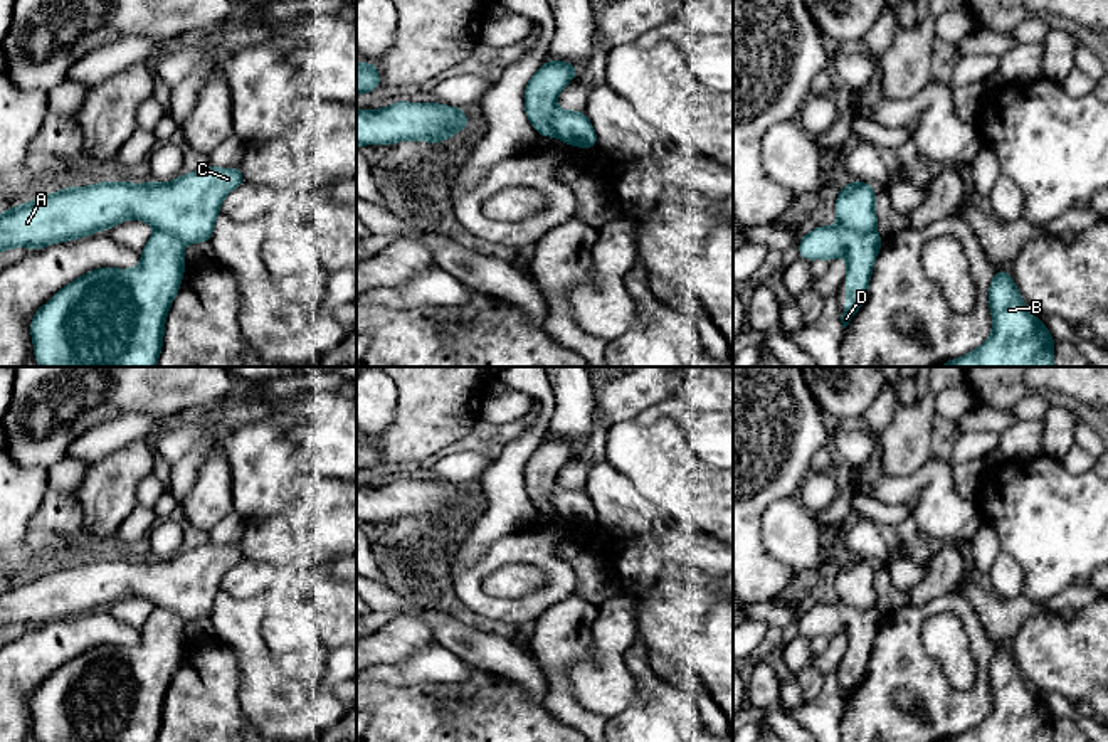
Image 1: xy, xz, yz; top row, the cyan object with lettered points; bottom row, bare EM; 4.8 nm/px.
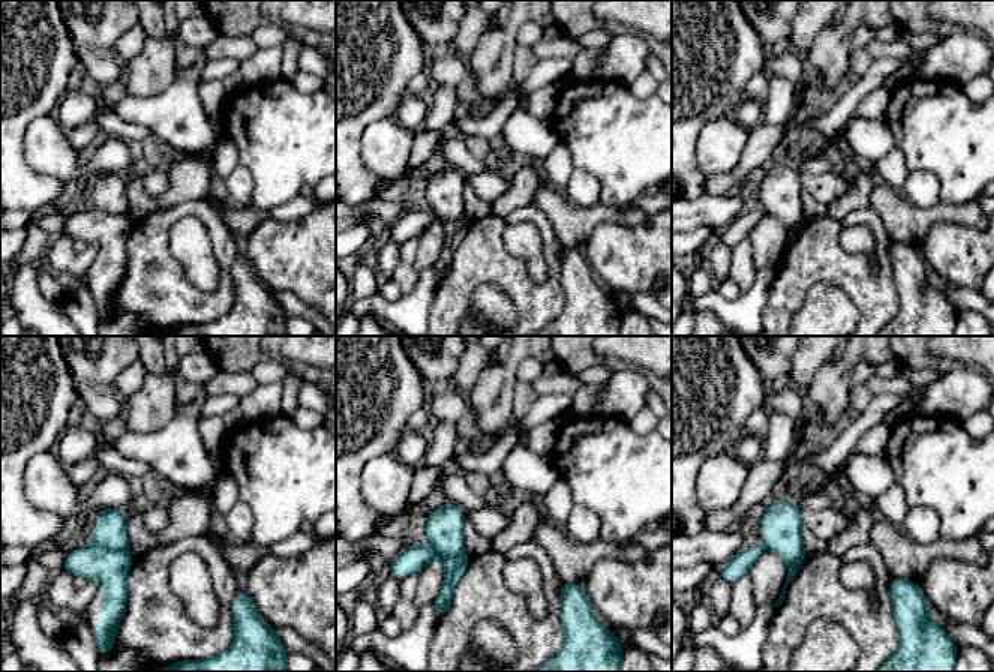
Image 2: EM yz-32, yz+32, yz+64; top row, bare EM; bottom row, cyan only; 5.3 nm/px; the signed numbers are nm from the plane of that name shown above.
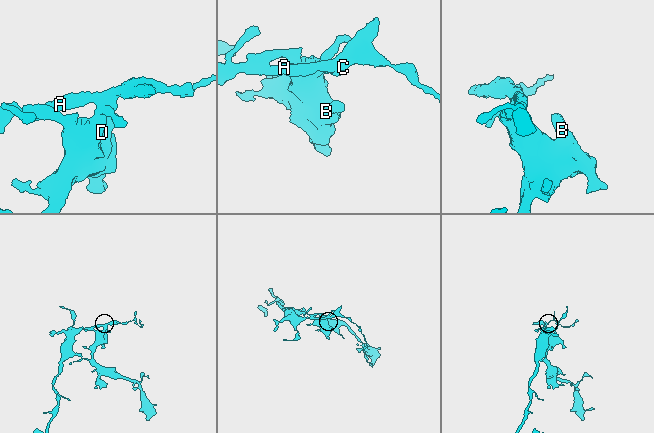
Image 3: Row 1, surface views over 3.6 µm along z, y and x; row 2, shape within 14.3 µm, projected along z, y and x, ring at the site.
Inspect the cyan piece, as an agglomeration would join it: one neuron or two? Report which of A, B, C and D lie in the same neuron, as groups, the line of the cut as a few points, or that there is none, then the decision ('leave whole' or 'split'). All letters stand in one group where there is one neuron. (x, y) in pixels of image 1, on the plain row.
A C / B D | yz (839, 601), (858, 609), (875, 609) | split

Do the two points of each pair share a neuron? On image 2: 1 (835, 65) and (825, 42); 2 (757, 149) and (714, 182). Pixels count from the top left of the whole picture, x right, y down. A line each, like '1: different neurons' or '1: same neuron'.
1: same neuron
2: same neuron

